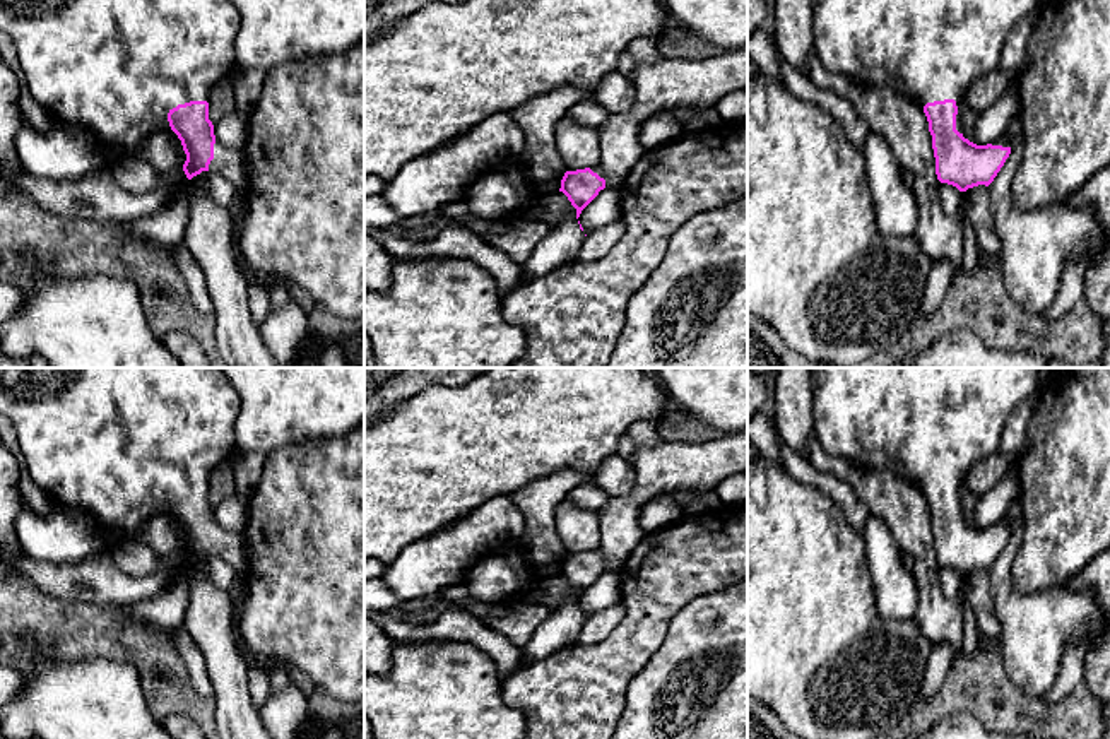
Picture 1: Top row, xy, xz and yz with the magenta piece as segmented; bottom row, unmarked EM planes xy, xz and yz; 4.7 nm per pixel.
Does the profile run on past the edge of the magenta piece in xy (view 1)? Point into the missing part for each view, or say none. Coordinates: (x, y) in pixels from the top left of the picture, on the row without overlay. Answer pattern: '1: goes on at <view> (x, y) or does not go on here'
1: goes on at xy (115, 442)

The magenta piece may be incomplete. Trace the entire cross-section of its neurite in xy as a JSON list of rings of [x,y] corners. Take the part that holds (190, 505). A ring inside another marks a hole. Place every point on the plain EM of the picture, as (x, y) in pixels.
[[[0,368],[0,416],[15,429],[29,477],[51,494],[58,505],[84,508],[113,537],[137,535],[154,517],[171,513],[181,523],[186,544],[183,554],[188,563],[202,554],[219,556],[238,576],[248,573],[246,542],[241,534],[222,530],[209,503],[209,477],[212,470],[236,455],[234,424],[239,411],[238,392],[222,368]]]

